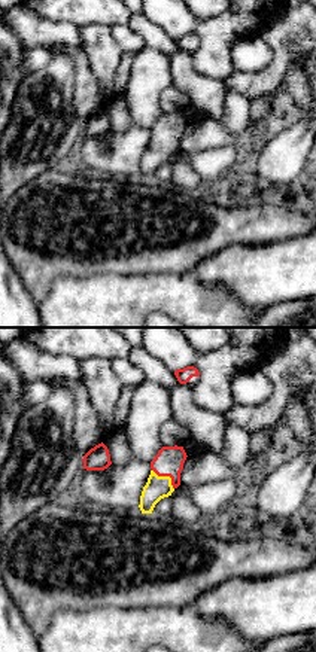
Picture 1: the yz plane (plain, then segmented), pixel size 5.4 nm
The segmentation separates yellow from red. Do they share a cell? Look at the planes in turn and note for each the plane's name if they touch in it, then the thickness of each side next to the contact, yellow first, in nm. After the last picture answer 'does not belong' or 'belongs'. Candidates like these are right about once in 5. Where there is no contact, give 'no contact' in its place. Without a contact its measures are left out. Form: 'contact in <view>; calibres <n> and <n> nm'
contact in yz; calibres 130 and 160 nm

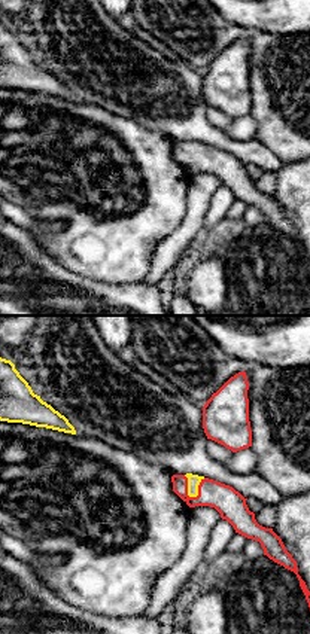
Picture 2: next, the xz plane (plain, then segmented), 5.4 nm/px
contact in xz; calibres 70 and 160 nm

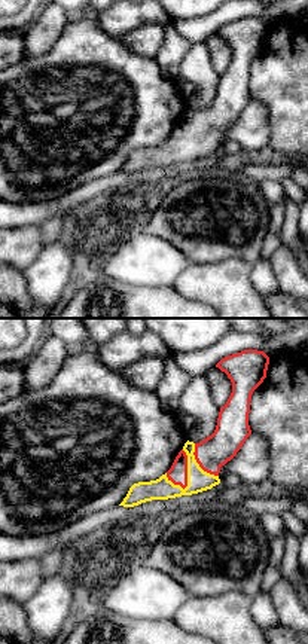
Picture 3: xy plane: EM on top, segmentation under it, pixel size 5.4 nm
contact in xy; calibres 120 and 100 nm

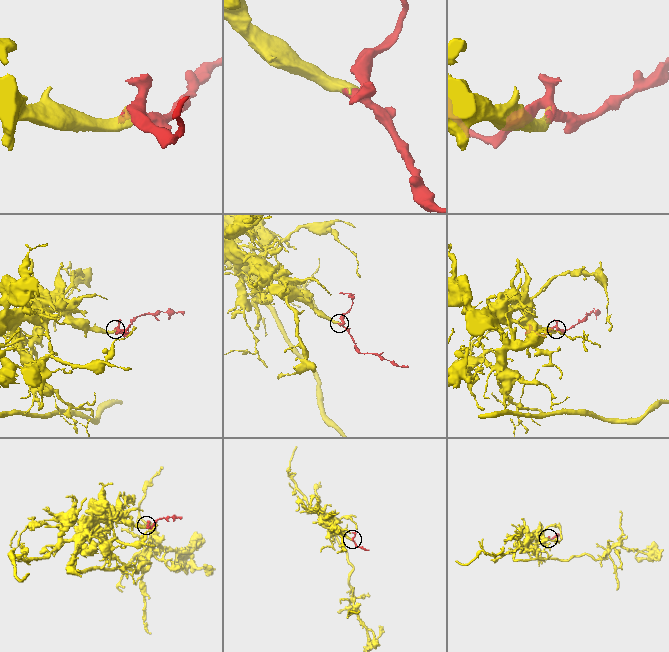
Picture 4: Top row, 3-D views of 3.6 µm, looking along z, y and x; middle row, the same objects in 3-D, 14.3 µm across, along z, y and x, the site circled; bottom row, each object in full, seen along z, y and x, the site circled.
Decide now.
belongs

